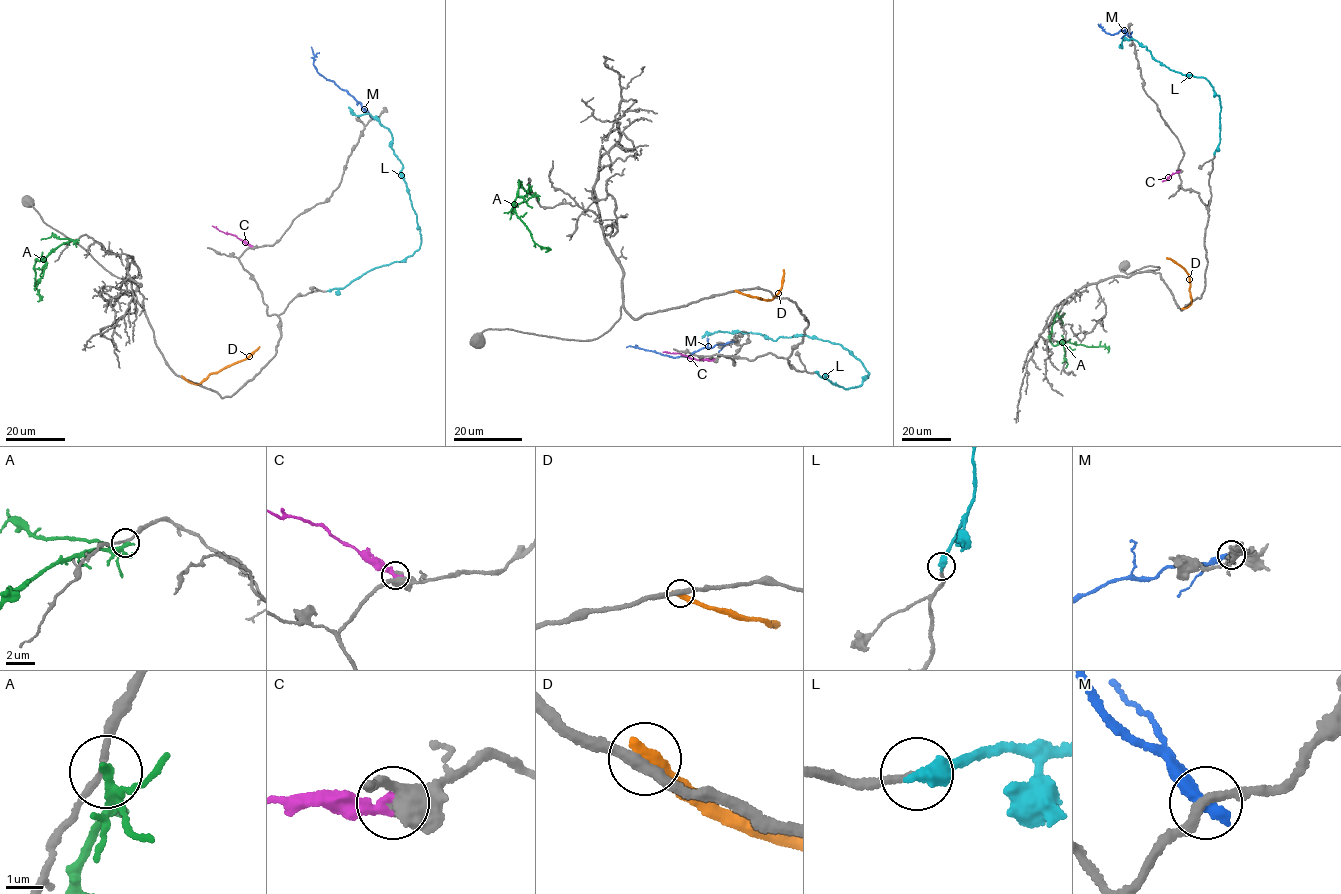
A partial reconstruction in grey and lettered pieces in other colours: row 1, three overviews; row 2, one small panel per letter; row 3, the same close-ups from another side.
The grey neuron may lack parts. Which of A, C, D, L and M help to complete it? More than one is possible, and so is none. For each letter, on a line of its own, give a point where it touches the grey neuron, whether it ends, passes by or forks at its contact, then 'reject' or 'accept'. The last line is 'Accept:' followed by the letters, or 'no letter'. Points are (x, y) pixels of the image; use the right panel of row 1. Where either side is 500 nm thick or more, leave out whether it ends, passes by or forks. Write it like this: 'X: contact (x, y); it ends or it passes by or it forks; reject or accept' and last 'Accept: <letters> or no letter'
A: contact (1056, 312); it forks; reject
C: contact (1179, 171); it ends; reject
D: contact (1182, 309); it ends; reject
L: contact (1214, 154); it ends; accept
M: contact (1131, 37); it ends; reject
Accept: L

